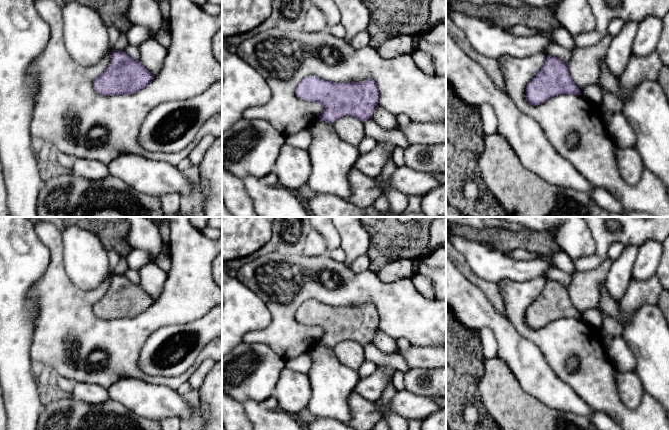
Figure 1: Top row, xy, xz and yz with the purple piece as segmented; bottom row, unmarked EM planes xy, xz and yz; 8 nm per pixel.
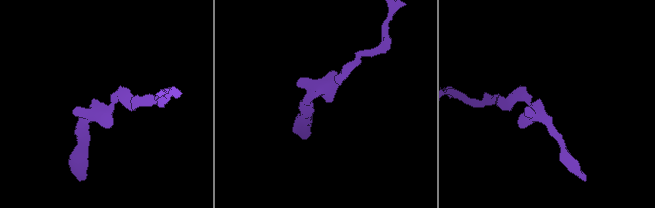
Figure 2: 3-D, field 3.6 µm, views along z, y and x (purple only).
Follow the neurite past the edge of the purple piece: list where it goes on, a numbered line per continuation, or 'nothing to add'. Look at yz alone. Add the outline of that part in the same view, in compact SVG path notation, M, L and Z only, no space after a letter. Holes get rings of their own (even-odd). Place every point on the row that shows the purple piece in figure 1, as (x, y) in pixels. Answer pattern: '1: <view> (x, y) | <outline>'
nothing to add

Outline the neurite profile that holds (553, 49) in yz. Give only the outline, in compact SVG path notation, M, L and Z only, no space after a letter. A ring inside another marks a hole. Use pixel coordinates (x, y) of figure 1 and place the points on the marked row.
M554 41L551 42L551 44L547 47L547 55L549 56L556 56L560 58L562 61L564 61L567 65L571 61L571 51L561 47Z

